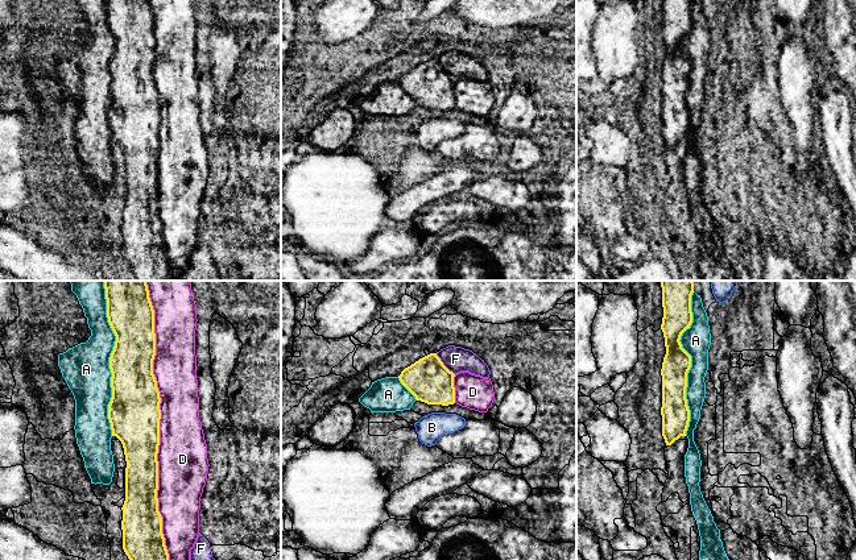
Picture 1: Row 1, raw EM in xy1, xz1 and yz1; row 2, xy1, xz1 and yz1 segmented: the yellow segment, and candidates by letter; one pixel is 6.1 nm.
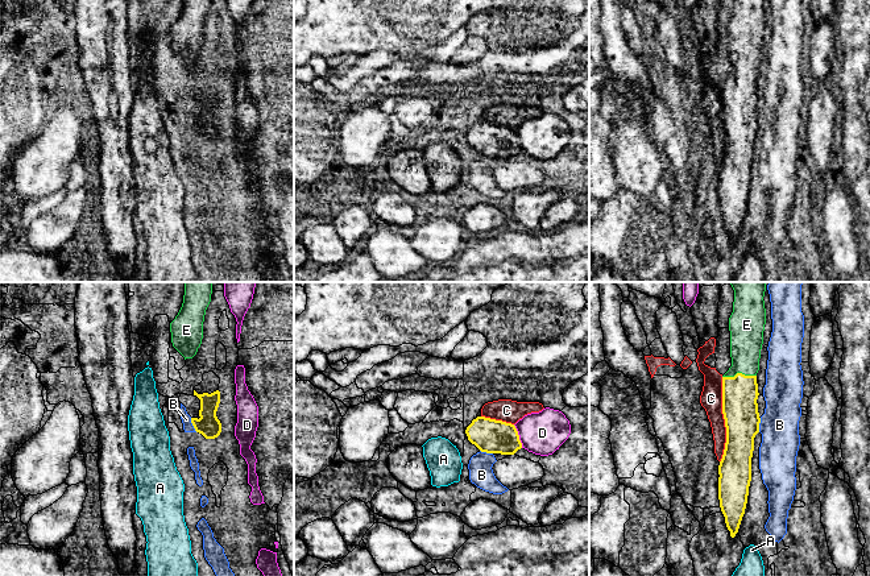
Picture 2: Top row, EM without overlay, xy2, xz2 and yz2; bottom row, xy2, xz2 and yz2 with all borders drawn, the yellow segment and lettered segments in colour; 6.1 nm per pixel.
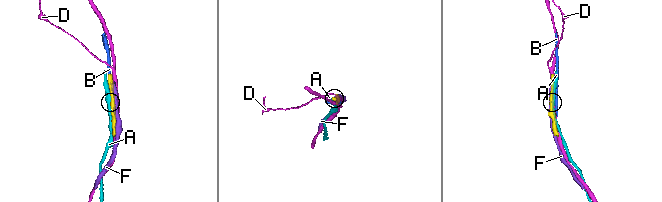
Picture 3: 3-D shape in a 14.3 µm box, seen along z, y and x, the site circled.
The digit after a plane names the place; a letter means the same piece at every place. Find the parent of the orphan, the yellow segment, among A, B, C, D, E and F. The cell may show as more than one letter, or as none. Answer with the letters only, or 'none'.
E

